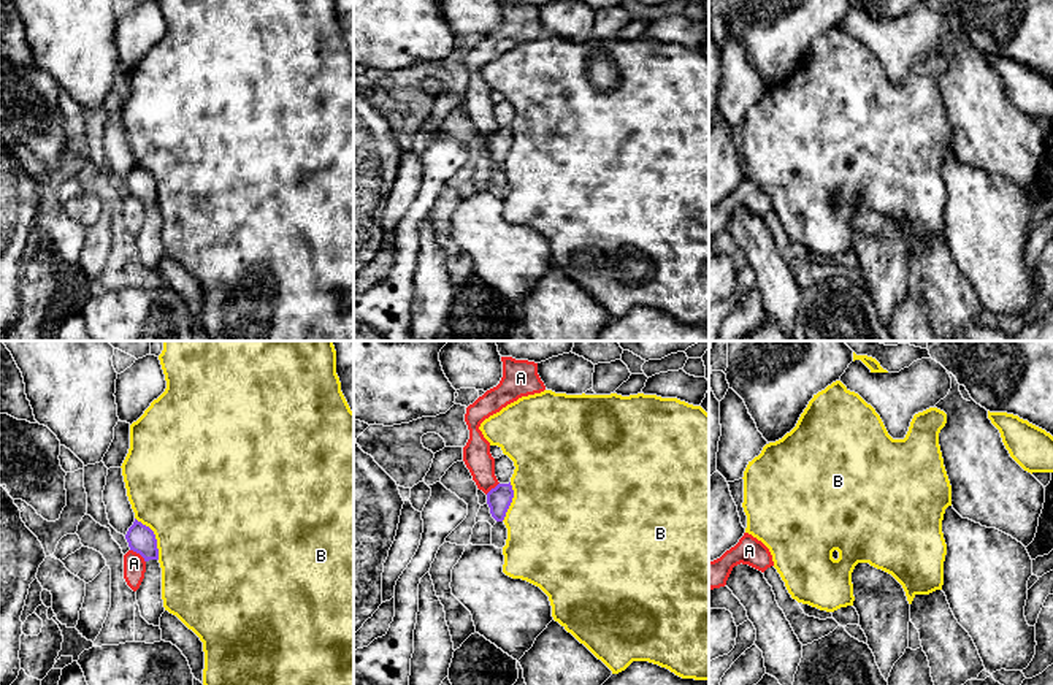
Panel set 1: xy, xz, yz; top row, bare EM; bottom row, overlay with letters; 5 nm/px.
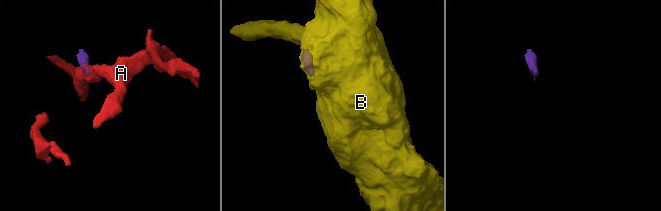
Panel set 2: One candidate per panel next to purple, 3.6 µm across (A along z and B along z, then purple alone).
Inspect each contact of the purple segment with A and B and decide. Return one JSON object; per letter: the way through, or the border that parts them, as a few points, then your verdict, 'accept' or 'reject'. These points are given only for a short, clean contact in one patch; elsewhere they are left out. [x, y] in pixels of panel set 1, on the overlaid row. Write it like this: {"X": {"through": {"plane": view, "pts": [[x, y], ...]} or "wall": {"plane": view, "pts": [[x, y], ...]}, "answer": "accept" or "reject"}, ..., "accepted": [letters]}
{"A": {"wall": {"plane": "xy", "pts": [[130, 549], [145, 562]]}, "answer": "reject"}, "B": {"answer": "reject"}, "accepted": []}

